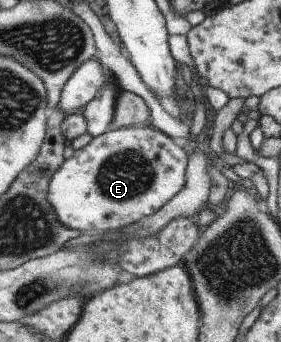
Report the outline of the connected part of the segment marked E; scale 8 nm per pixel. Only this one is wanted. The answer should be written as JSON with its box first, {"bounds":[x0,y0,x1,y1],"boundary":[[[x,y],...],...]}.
{"bounds":[48,125,190,232],"boundary":[[[151,125],[122,127],[97,136],[57,170],[48,202],[62,226],[78,231],[117,232],[162,211],[186,187],[190,155]]]}

